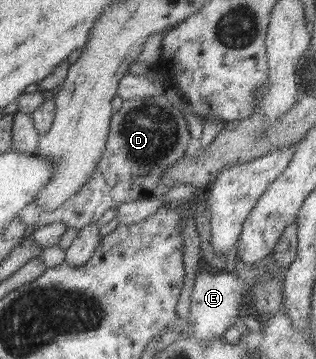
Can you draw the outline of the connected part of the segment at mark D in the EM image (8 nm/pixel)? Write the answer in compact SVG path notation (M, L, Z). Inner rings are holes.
M162 94L122 99L119 111L111 114L105 149L97 160L89 179L86 179L85 183L82 183L82 186L65 199L59 207L52 210L42 210L41 206L36 206L35 202L31 202L23 206L16 217L30 229L53 222L61 222L65 227L81 229L86 225L94 224L101 214L110 207L115 208L123 202L152 197L160 189L158 181L161 172L165 168L169 169L173 162L184 156L183 152L187 141L189 141L188 122L181 115L180 109L177 103L165 98Z

